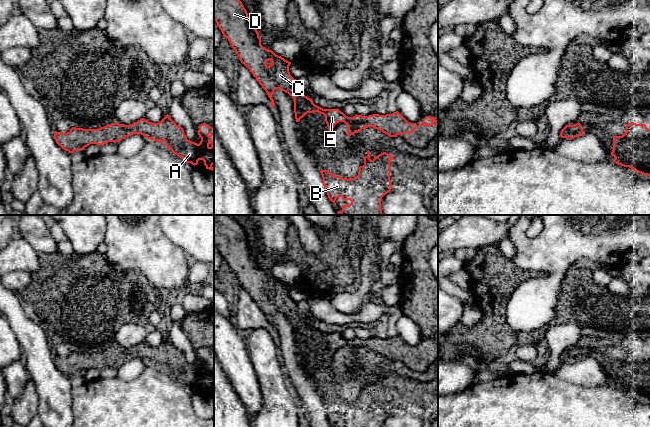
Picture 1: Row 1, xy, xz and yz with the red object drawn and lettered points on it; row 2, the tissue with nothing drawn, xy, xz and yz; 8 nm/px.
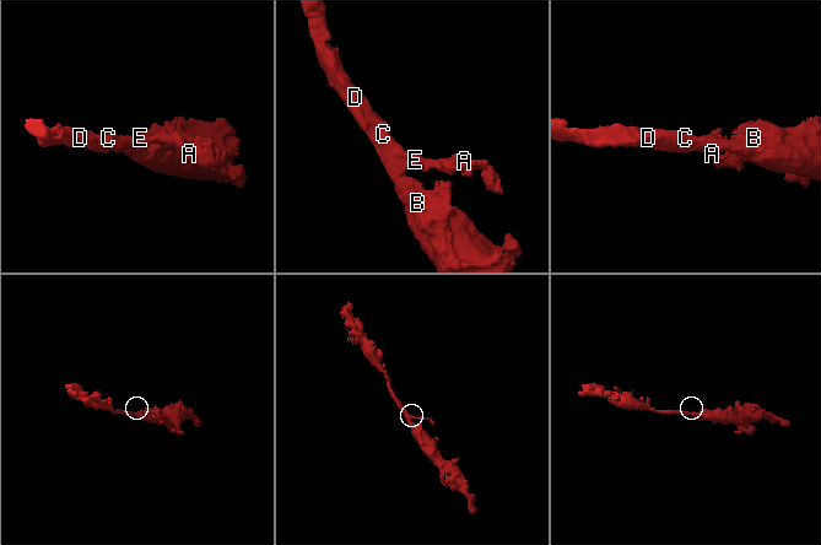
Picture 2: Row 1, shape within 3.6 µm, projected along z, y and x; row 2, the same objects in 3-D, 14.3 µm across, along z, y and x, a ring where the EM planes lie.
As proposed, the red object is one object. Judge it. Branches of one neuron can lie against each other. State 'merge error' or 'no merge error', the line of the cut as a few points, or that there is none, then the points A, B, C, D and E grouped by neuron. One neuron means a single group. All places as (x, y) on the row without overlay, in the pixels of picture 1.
no merge error; no cut; A B C D E

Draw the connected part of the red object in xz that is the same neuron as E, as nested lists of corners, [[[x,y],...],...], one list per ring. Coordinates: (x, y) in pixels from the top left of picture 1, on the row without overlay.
[[[214,215],[214,244],[241,287],[250,294],[266,315],[272,332],[275,329],[272,319],[276,313],[294,322],[296,346],[307,337],[318,336],[325,340],[329,355],[332,355],[337,347],[344,346],[348,351],[349,360],[369,350],[390,361],[410,358],[417,352],[416,347],[409,347],[398,335],[386,339],[348,341],[339,333],[323,333],[315,329],[312,323],[302,318],[297,310],[297,304],[290,299],[291,286],[261,269],[261,262],[254,246],[249,244],[242,226],[230,215]]]

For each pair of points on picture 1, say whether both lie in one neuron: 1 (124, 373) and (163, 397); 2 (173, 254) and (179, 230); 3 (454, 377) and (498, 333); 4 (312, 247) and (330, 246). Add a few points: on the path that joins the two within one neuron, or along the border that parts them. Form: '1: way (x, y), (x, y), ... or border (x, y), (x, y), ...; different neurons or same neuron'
1: border (147, 363), (133, 379), (120, 380), (116, 377); different neurons
2: border (160, 227), (188, 255); different neurons
3: border (456, 358), (448, 360); different neurons
4: border (311, 225), (320, 241), (320, 250), (316, 254); different neurons

